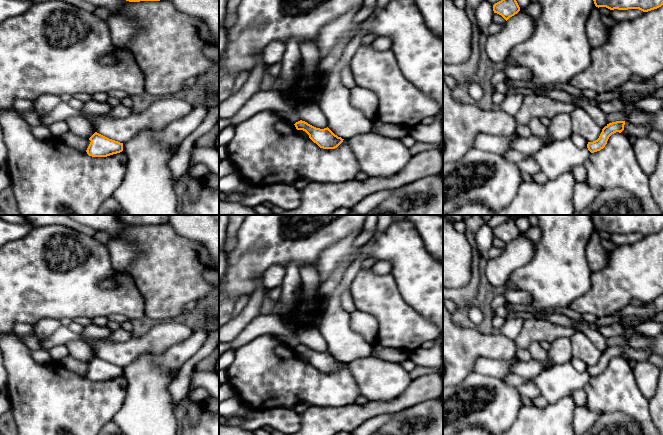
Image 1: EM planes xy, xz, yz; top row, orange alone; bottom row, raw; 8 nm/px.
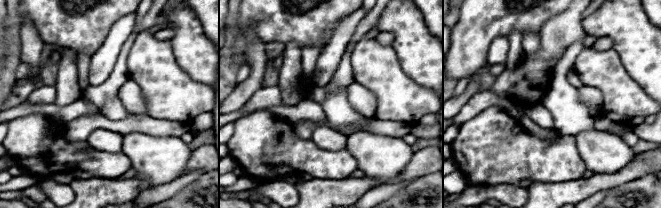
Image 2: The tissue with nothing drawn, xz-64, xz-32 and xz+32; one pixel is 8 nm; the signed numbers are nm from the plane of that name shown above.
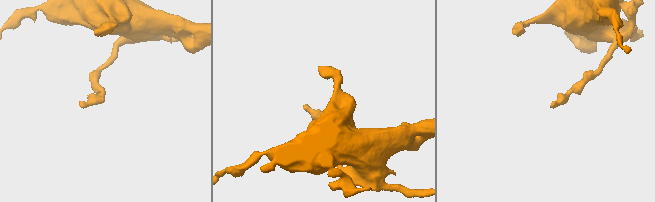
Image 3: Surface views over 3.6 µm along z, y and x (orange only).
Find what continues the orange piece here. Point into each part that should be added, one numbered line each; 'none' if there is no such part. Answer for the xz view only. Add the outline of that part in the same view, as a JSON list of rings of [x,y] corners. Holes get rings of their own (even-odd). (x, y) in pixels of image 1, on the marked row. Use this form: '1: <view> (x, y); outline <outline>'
none

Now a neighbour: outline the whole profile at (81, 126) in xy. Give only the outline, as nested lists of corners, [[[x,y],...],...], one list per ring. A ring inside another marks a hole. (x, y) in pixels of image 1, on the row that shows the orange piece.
[[[71,116],[64,121],[69,128],[69,131],[78,136],[90,138],[96,132],[93,124],[85,117]]]

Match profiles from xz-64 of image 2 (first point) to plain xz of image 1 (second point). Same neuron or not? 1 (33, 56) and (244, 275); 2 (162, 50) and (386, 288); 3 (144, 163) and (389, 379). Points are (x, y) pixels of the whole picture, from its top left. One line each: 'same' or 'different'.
1: different
2: same
3: same

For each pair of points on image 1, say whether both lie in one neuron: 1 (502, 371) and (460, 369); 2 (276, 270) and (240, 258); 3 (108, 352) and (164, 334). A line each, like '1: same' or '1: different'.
1: different
2: different
3: same

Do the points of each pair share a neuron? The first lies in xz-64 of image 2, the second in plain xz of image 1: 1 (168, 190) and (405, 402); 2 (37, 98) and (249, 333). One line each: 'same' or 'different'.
1: different
2: same

